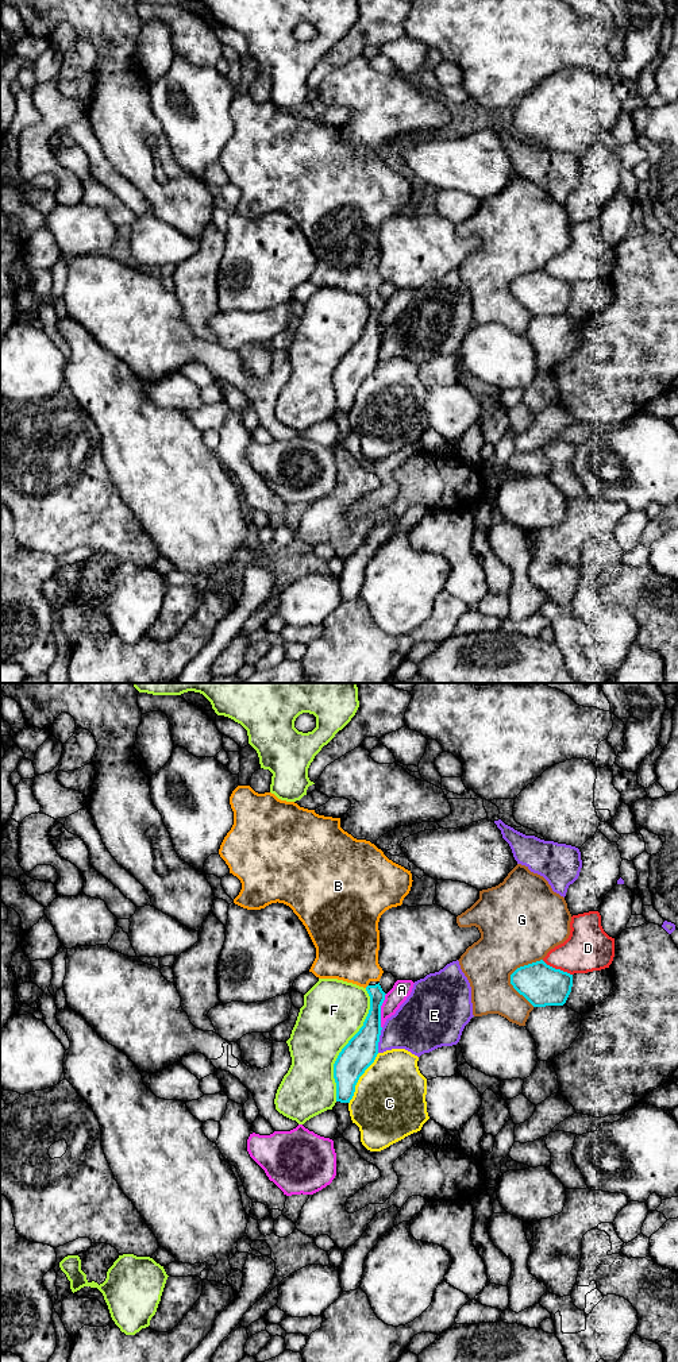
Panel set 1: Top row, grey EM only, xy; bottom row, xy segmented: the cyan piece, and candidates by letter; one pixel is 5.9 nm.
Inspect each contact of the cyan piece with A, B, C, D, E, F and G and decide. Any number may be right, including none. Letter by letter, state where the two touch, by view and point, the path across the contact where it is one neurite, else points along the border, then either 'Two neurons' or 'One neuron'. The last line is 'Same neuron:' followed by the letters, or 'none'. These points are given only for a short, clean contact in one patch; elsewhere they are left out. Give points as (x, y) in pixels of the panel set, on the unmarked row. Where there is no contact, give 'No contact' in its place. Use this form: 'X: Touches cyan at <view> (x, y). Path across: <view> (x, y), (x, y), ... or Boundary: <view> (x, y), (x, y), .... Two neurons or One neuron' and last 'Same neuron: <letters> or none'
A: Touches cyan at xy (380, 320). Two neurons
B: No contact. One neuron
C: Touches cyan at xy (358, 388). Two neurons
D: Touches cyan at xy (557, 278). Two neurons
E: Touches cyan at xy (378, 348). Two neurons
F: Touches cyan at xy (346, 354). Two neurons
G: Touches cyan at xy (511, 285). Two neurons
Same neuron: B

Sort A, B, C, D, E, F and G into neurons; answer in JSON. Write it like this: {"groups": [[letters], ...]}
{"groups": [["A"], ["B"], ["C"], ["D"], ["E"], ["F"], ["G"]]}

